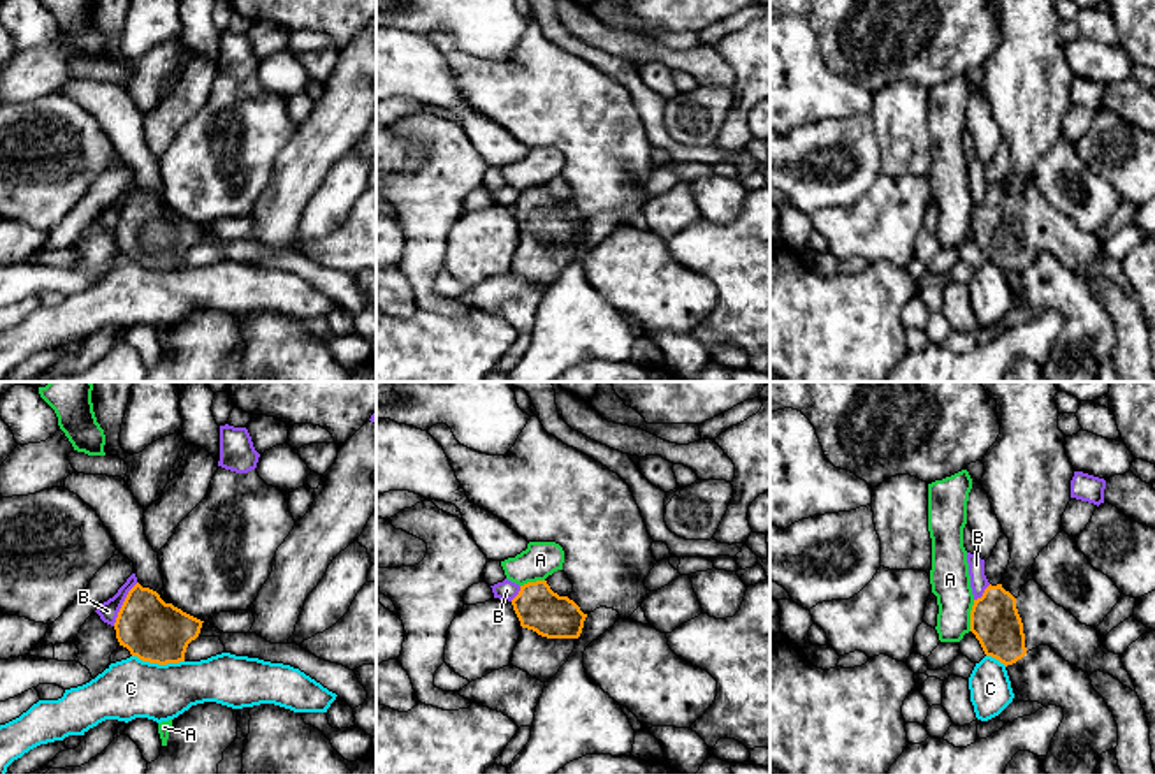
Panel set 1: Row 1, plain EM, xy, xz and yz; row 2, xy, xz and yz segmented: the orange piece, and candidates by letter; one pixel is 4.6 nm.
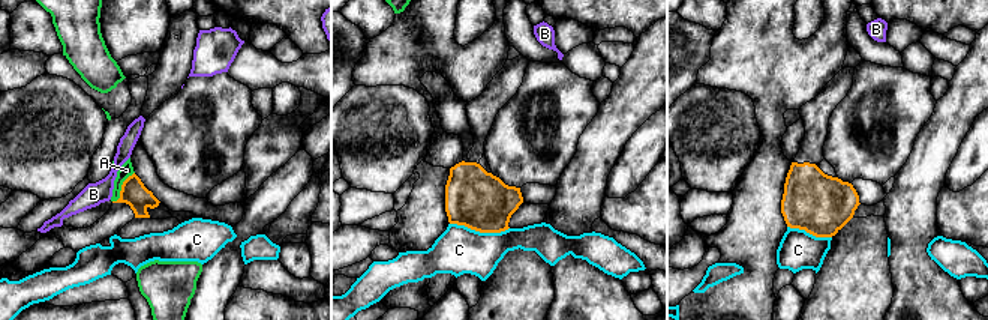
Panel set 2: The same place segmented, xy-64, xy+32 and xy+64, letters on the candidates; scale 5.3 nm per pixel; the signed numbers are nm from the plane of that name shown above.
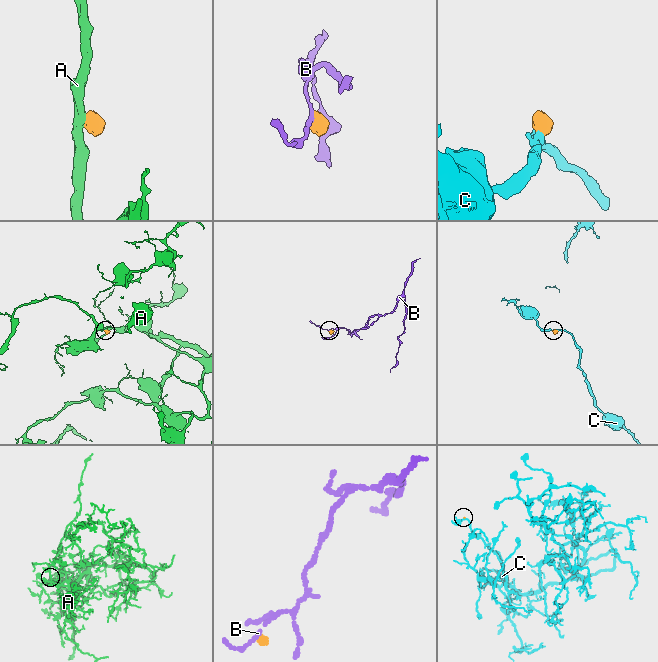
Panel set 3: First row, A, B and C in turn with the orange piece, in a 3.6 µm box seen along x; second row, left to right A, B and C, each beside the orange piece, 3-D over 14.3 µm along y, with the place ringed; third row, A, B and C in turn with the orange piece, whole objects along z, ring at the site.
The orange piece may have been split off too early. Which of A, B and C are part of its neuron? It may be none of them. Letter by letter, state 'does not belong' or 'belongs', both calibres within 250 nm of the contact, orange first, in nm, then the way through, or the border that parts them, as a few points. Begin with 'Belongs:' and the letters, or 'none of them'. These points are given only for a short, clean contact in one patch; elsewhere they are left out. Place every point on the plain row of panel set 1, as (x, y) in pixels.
Belongs: none of them
A: does not belong | 220/180 nm | along yz (974, 206), (969, 236)
B: does not belong | 280/90 nm | along xy (138, 189), (129, 197), (113, 231)
C: does not belong | 280/280 nm | along xy (132, 261), (159, 270), (183, 268)

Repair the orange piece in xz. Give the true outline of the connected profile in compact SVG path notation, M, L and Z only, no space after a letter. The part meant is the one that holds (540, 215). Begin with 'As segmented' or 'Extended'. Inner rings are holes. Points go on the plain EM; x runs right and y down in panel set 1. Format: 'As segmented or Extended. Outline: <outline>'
As segmented. Outline: M547 186L520 192L512 211L522 234L547 245L578 245L587 223L573 206L554 199Z

